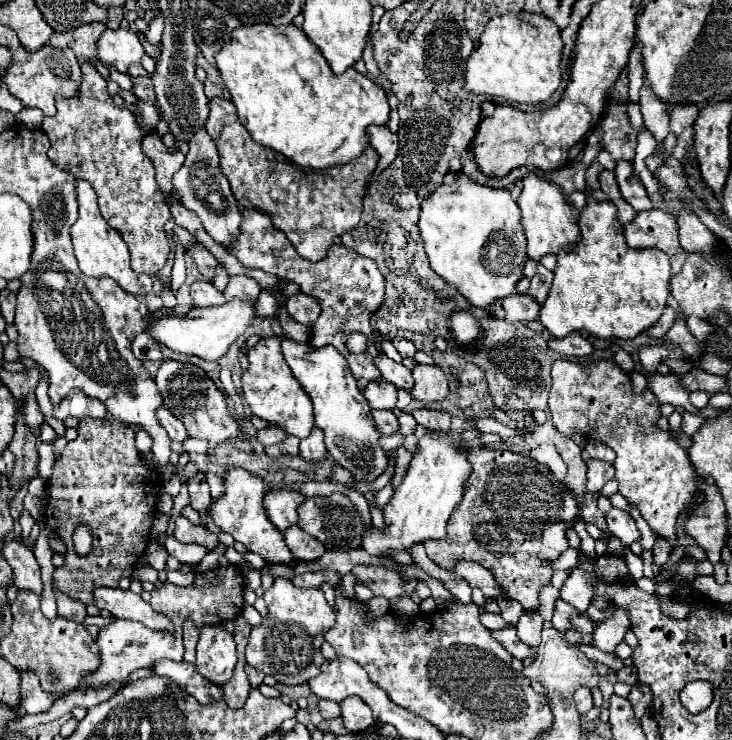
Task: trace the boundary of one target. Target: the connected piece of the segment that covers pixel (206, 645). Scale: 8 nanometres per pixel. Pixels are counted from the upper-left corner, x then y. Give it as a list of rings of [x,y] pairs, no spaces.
[[[222,624],[202,628],[196,646],[196,670],[214,684],[224,684],[232,678],[236,666],[236,644],[232,634]]]

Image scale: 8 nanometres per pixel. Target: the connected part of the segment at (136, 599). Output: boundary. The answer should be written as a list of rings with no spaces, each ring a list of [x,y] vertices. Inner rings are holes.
[[[96,588],[94,596],[96,596],[96,606],[100,610],[108,610],[116,618],[136,620],[152,630],[174,630],[174,624],[166,616],[154,612],[148,602],[144,602],[138,594],[130,590]]]

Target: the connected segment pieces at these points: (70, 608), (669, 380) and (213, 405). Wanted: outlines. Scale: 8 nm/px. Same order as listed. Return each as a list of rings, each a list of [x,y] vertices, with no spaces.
[[[56,594],[56,604],[58,604],[58,614],[62,614],[62,618],[76,620],[76,622],[84,622],[84,618],[88,616],[88,614],[86,614],[86,606],[74,602],[74,600],[68,598],[68,596]]]
[[[654,372],[650,376],[650,388],[656,394],[658,402],[668,402],[672,406],[682,406],[686,412],[699,412],[693,405],[690,406],[689,392],[682,386],[680,376],[676,376],[676,374],[662,376],[662,374]]]
[[[164,360],[156,374],[158,390],[162,392],[162,400],[168,406],[168,410],[186,426],[190,438],[208,440],[210,444],[218,444],[226,438],[244,438],[238,420],[230,414],[226,396],[218,390],[218,386],[210,380],[210,376],[192,364],[176,362],[176,360]]]

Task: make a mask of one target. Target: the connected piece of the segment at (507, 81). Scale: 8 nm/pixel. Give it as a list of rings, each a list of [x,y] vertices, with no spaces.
[[[524,10],[494,16],[466,64],[466,88],[474,94],[500,96],[524,104],[544,102],[560,86],[560,52],[560,28],[552,18]]]

